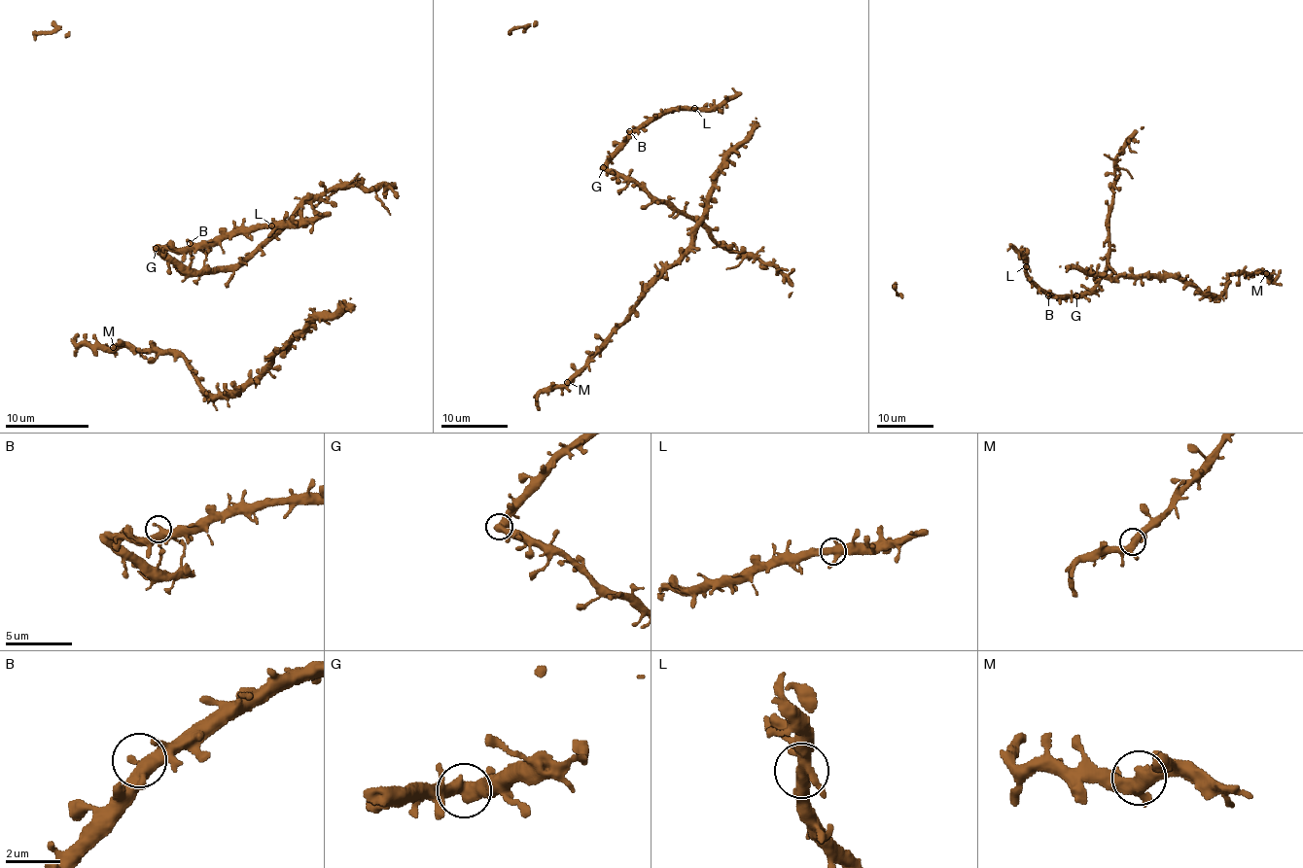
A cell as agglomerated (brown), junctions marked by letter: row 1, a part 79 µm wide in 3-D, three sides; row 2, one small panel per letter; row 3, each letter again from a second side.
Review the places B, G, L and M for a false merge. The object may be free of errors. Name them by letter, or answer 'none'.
G

